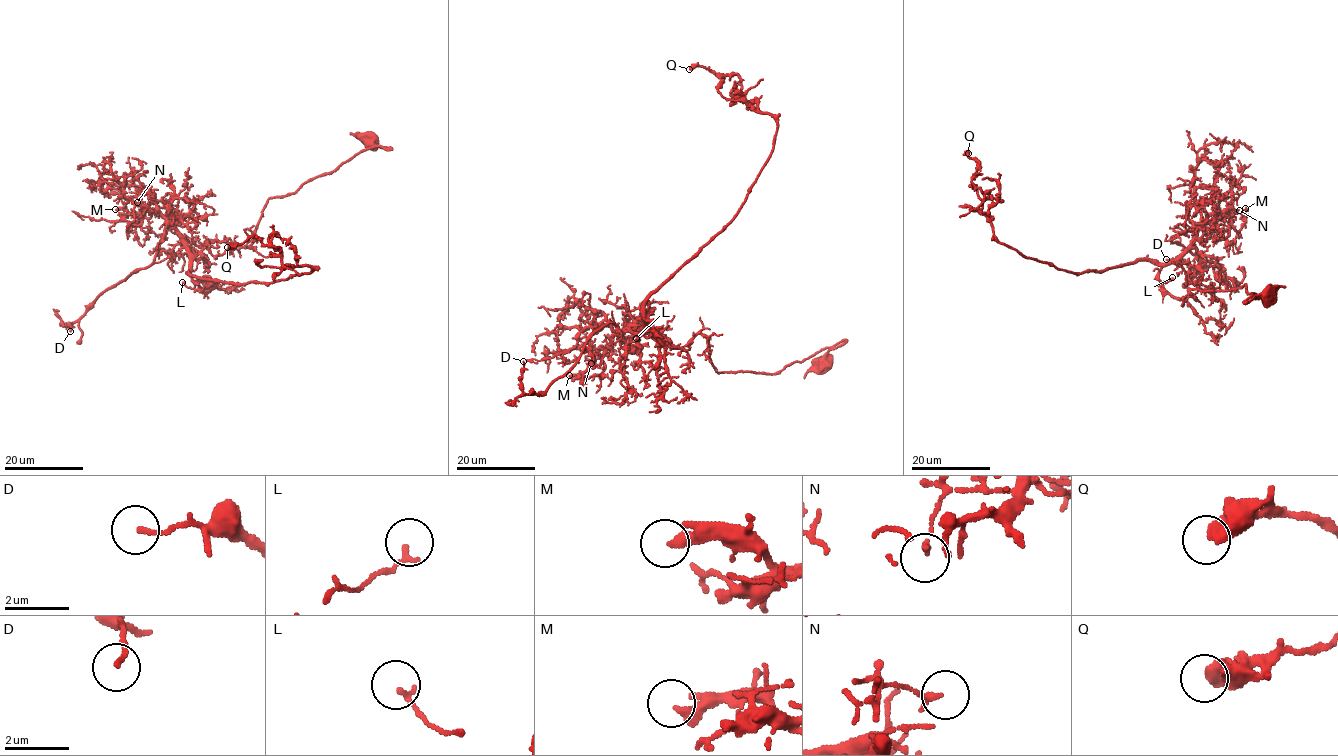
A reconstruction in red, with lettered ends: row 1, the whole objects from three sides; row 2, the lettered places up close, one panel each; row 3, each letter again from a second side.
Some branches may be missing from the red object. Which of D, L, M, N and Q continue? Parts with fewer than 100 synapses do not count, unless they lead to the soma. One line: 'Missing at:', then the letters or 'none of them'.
Missing at: none of them

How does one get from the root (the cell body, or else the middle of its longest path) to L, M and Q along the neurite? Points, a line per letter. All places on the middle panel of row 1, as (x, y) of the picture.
L: (823, 362), (828, 348), (772, 373), (721, 373), (701, 334), (669, 348), (645, 320), (652, 330), (636, 338)
M: (823, 362), (721, 373), (701, 334), (669, 348), (645, 328), (569, 375)
Q: (823, 362), (721, 373), (701, 334), (669, 348), (646, 324), (776, 131), (737, 74), (689, 69)

